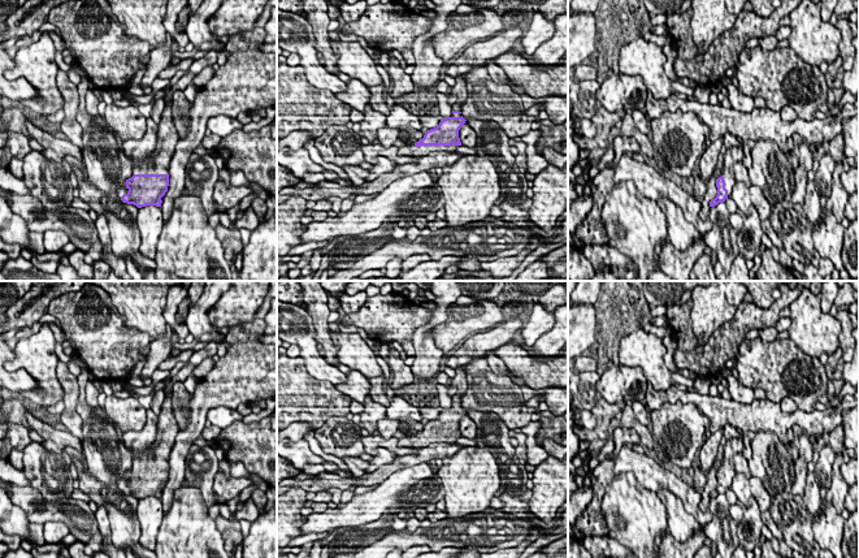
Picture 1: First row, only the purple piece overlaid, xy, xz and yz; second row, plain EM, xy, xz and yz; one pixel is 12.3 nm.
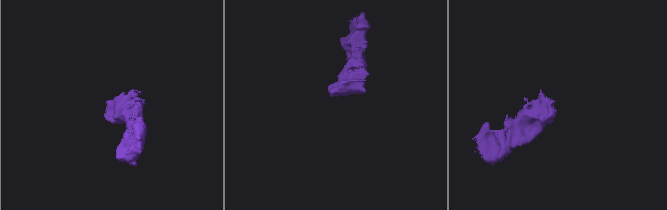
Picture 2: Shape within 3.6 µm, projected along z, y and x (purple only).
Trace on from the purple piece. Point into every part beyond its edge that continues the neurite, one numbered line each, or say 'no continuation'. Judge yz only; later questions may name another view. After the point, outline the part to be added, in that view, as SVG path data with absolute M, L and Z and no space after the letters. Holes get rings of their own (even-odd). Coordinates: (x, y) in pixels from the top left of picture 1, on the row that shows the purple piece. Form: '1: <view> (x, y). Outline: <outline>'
1: yz (734, 154). Outline: M736 146L728 148L726 152L724 153L724 163L720 177L723 177L725 181L728 196L730 196L733 186L736 183L733 165L737 161L742 161L742 159L743 159L743 150Z

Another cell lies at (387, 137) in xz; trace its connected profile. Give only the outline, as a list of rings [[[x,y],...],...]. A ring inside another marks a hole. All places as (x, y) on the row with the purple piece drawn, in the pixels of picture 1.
[[[411,126],[381,127],[377,131],[377,142],[383,147],[405,147],[422,139],[425,133],[422,130],[415,130]]]

